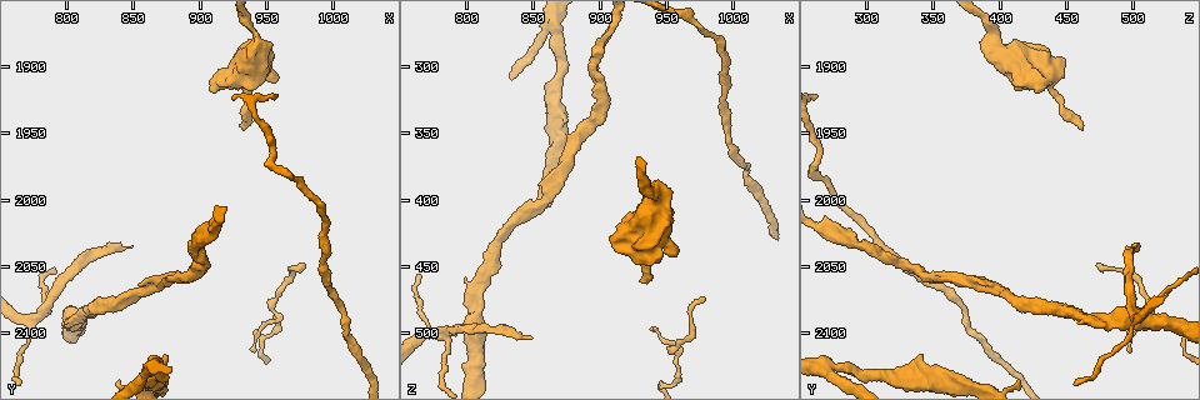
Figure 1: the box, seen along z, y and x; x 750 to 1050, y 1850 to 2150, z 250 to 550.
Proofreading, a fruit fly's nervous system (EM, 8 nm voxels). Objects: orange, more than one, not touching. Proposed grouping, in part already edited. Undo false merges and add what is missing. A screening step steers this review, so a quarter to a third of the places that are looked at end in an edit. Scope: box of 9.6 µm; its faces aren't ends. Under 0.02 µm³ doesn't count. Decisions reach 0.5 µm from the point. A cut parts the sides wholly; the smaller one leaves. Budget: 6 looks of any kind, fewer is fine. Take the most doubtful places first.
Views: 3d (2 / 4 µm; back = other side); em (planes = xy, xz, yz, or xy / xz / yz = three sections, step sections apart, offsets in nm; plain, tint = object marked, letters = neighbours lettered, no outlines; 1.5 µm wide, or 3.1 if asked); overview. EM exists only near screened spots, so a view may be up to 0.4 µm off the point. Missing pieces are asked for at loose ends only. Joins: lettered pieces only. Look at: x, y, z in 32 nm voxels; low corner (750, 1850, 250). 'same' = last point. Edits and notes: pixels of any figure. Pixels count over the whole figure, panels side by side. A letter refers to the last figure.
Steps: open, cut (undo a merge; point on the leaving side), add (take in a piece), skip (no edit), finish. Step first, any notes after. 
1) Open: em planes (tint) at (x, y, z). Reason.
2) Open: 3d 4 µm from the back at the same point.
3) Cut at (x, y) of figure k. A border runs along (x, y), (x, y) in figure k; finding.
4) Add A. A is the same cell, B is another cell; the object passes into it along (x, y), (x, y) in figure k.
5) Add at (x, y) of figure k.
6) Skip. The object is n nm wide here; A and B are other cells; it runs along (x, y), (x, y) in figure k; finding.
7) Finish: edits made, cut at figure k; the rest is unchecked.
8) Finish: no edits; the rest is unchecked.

Open: em xz step 8 (tint) at (876, 2114, 340). Free end.

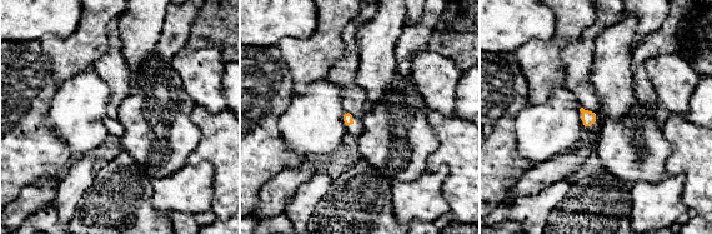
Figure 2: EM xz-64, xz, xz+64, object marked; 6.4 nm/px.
Open: em planes (letters) at the same point.

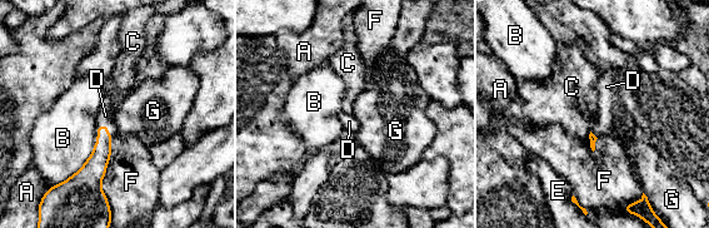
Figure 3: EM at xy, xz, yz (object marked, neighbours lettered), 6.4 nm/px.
Add D. D is the same cell, A, B, C, E, F and G are other cells; the object passes into it along (95, 165), (108, 129), (105, 115) in figure 3; the cell continues.

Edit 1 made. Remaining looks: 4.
Open: em planes (tint) at (934, 1946, 462).

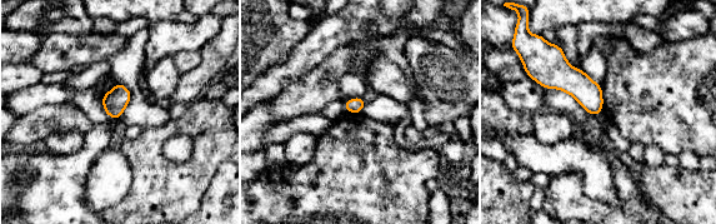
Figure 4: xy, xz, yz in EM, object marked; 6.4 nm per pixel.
Open: em planes (letters) at the same point.

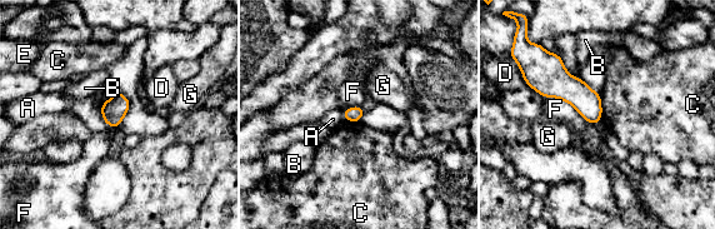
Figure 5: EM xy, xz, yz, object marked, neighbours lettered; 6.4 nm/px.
Skip. The longest contact is with F, 300 nm; A, B, C, D, E, F and G are other cells; no lettered piece goes on from it.

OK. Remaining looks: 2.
Open: em planes (tint) at (942, 1882, 398).

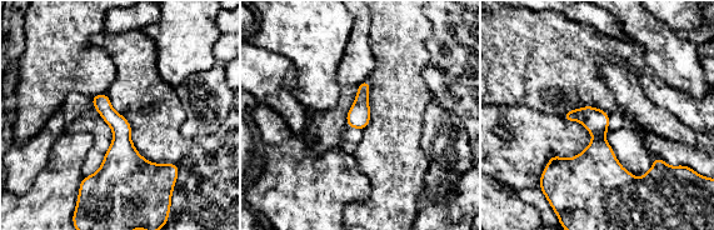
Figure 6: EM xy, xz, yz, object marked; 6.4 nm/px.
Open: em planes (letters) at the same point.

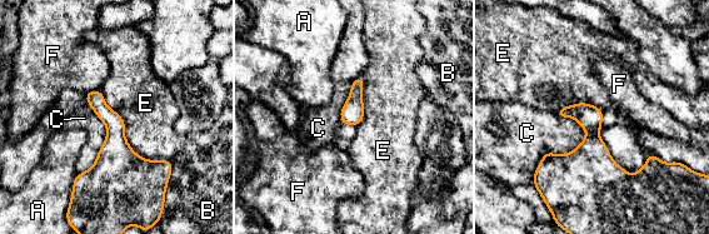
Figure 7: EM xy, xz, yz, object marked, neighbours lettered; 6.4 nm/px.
Skip. The longest contact is with E, 650 nm; A, B, C, E and F are other cells; a border runs along (100, 89), (128, 144), (171, 160) in figure 7; all the same cell.

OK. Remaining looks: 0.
Finish: edits made, add at figure 3; the rest is unchecked.

